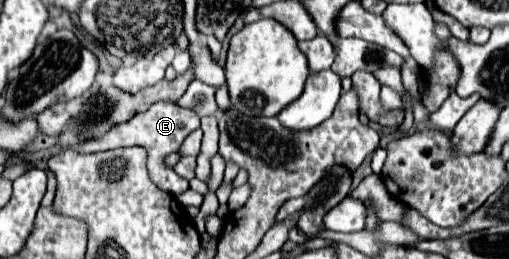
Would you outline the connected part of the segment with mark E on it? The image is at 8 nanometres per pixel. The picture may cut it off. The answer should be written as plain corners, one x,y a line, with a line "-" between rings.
155,102
149,110
135,114
131,120
115,124
105,136
101,138
91,138
85,140
83,144
77,146
79,154
91,154
91,152
101,152
101,150
111,150
111,148
121,148
121,146
143,146
149,152
149,172
151,172
151,180
165,192
179,196
189,188
189,182
185,178
181,178
173,168
169,168
165,164
165,158
173,152
179,150
179,146
183,144
183,140
199,128
199,118
193,110
185,110
179,108
173,102

